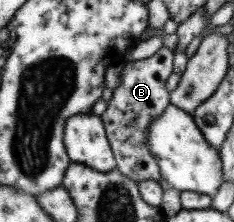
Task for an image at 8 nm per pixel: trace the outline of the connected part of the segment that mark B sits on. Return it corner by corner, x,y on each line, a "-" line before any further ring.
161,47
147,59
124,63
119,73
119,84
112,89
111,97
106,102
106,108
100,114
116,170
135,183
152,179
160,185
163,192
169,189
170,185
161,177
156,159
148,148
146,129
170,104
165,79
172,72
172,54
169,49

